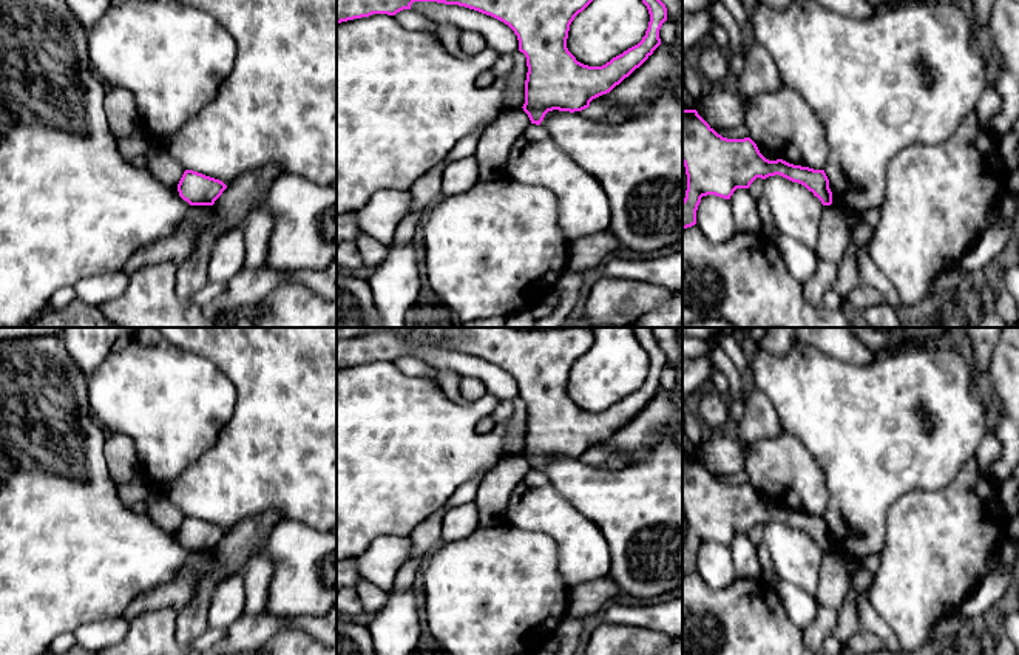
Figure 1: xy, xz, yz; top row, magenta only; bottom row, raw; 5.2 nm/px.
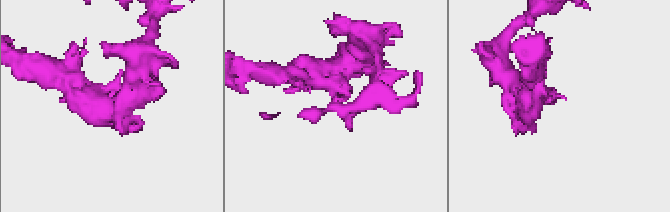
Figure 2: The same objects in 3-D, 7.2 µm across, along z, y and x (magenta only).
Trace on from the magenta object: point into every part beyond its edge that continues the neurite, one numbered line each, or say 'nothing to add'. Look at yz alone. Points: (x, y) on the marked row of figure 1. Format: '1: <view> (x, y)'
nothing to add

